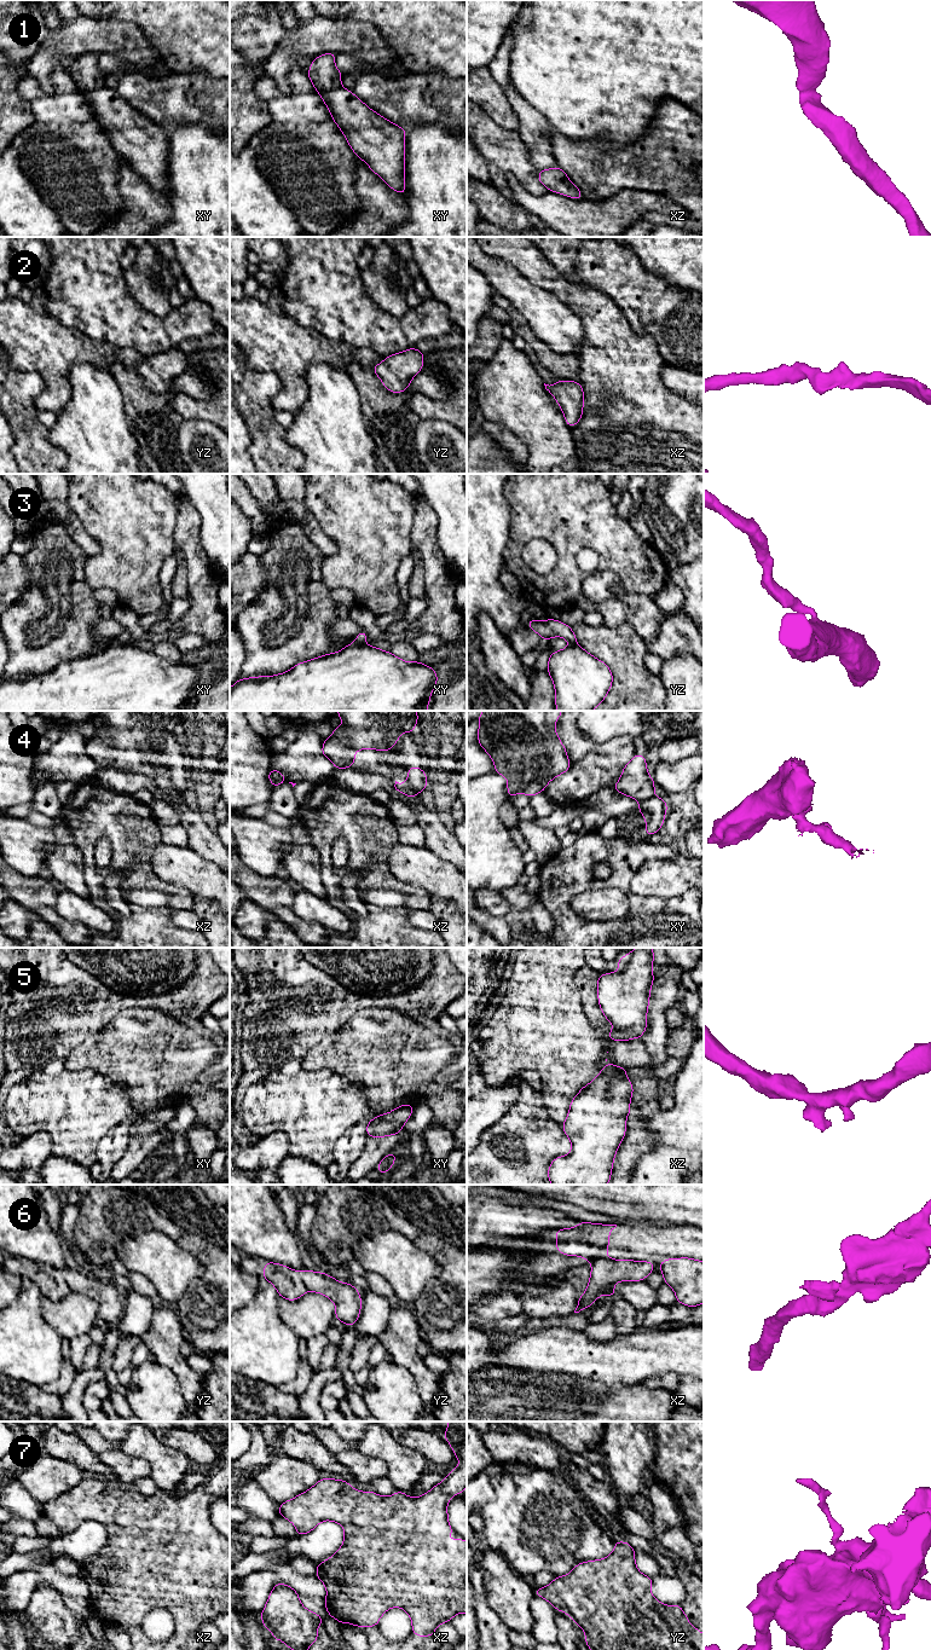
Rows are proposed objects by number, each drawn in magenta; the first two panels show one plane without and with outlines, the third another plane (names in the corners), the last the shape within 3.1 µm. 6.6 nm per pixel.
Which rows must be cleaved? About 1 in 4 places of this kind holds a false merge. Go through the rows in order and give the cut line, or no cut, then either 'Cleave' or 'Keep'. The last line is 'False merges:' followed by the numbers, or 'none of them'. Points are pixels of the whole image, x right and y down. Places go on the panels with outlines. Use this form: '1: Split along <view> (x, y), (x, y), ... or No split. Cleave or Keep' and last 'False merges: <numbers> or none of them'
1: No split. Keep
2: No split. Keep
3: Split along xy (356, 642), (362, 644). Cleave
4: Split along xy (653, 794), (640, 802). Cleave
5: No split. Keep
6: Split along yz (296, 1272), (308, 1290). Cleave
7: No split. Keep
False merges: 3, 4, 6

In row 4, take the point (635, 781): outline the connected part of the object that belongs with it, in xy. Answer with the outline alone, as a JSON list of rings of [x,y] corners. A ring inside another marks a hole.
[[[637,753],[624,766],[619,781],[612,787],[613,791],[638,801],[653,797],[654,788],[655,783],[648,774],[646,758]]]

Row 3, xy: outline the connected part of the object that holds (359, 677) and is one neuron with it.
[[[349,643],[337,653],[299,662],[279,675],[239,678],[230,688],[230,711],[427,711],[436,682],[436,671],[430,666],[404,661],[374,645]]]

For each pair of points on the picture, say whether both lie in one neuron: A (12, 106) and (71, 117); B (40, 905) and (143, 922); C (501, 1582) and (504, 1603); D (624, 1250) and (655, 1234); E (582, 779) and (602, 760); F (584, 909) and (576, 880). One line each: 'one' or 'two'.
A: two
B: two
C: one
D: one
E: one
F: two

